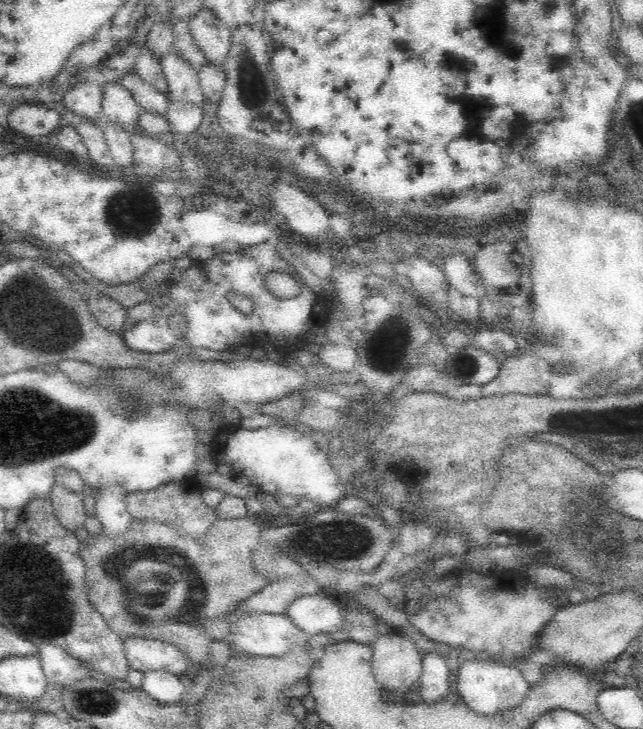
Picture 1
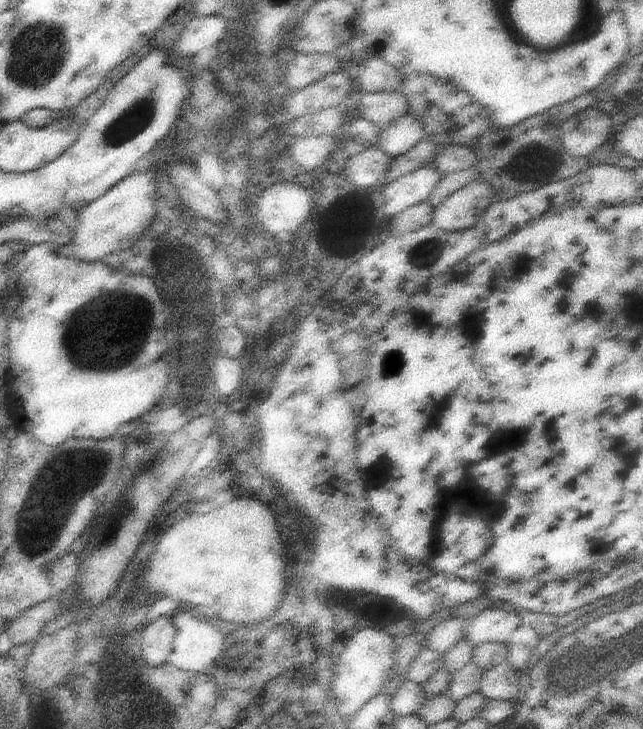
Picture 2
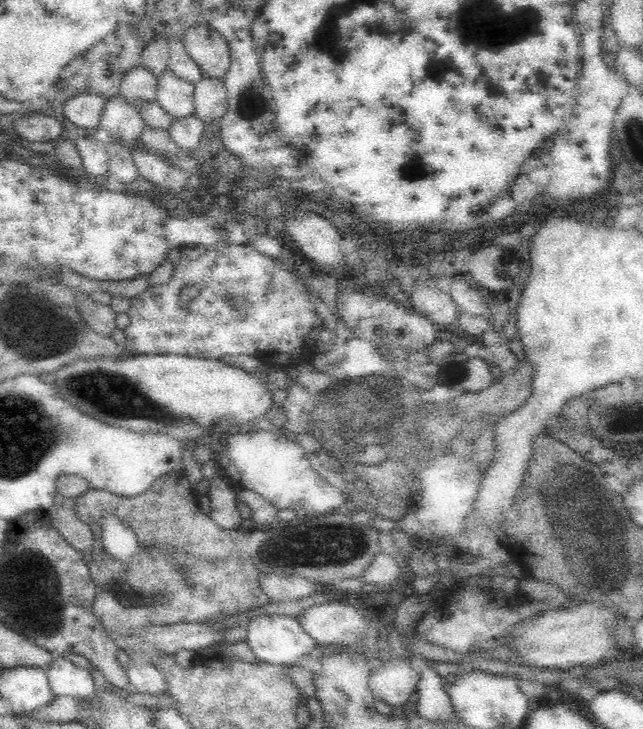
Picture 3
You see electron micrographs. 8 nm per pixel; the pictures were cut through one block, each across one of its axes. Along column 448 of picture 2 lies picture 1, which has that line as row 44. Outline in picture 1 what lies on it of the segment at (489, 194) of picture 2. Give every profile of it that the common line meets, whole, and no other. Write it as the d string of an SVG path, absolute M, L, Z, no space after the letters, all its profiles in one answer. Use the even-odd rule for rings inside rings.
M202 8L190 18L190 32L208 62L224 64L232 48L232 30L210 8Z

